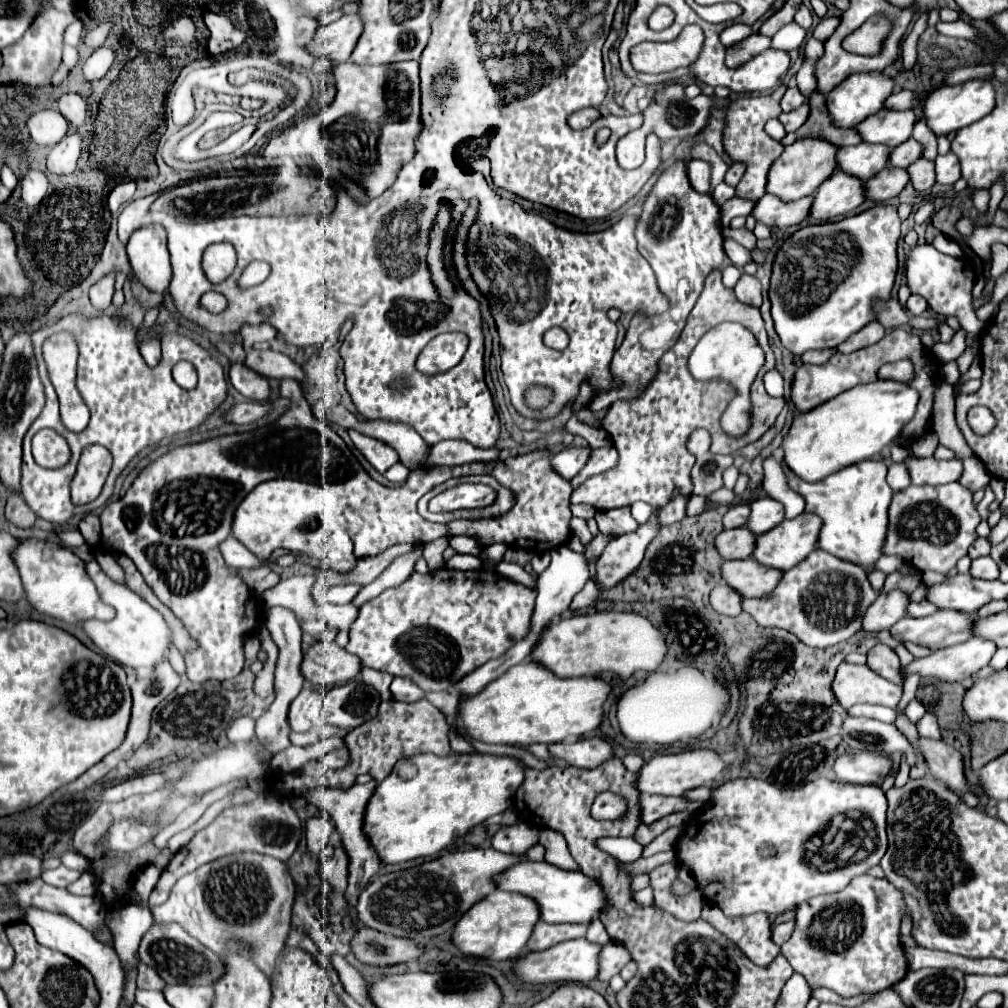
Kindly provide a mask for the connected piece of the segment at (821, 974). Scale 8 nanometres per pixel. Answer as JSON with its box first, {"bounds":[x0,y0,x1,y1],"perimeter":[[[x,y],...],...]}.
{"bounds":[782,874,908,996],"perimeter":[[[870,874],[856,876],[854,882],[850,882],[850,884],[846,886],[846,890],[836,892],[836,894],[814,896],[812,900],[806,900],[804,904],[798,906],[794,932],[792,932],[790,940],[788,940],[786,944],[782,944],[782,954],[784,954],[784,956],[788,958],[788,962],[792,964],[794,972],[802,974],[802,976],[808,980],[808,984],[812,984],[812,988],[830,988],[830,990],[838,992],[840,996],[856,996],[856,994],[864,994],[864,992],[872,992],[872,994],[876,994],[876,992],[880,992],[880,990],[884,990],[884,988],[890,988],[890,986],[896,984],[898,980],[902,980],[902,978],[906,976],[906,972],[908,972],[908,970],[906,970],[906,968],[908,968],[908,964],[906,964],[906,956],[904,956],[902,944],[900,944],[900,940],[898,940],[898,934],[900,934],[900,918],[902,918],[904,912],[908,914],[908,908],[906,908],[904,900],[902,900],[902,892],[896,890],[886,878],[874,878],[874,876],[870,876]]]}

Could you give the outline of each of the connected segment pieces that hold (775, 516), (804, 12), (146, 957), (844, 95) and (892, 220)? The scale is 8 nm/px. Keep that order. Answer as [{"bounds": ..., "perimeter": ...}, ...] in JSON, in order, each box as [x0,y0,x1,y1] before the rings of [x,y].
[{"bounds":[744,498,784,534],"perimeter":[[[772,498],[758,500],[750,508],[752,508],[752,512],[744,526],[754,534],[768,532],[768,528],[774,528],[776,524],[780,524],[784,520],[784,506]]]},{"bounds":[794,4,813,30],"perimeter":[[[801,4],[794,17],[794,21],[808,30],[813,24],[811,11],[805,5]]]},{"bounds":[140,922,226,986],"perimeter":[[[154,922],[152,928],[144,934],[140,942],[140,962],[156,968],[156,972],[162,976],[166,984],[188,984],[188,986],[198,986],[206,984],[212,986],[216,980],[220,980],[226,972],[226,966],[218,954],[202,946],[194,936],[190,936],[180,924],[168,922],[160,924]]]},{"bounds":[826,72,894,128],"perimeter":[[[882,72],[852,74],[848,80],[826,94],[826,110],[836,128],[854,128],[860,120],[884,108],[884,100],[892,94],[894,82]]]},{"bounds":[770,204,902,356],"perimeter":[[[876,204],[870,210],[864,210],[856,216],[826,222],[818,226],[806,226],[794,232],[778,250],[772,282],[770,282],[770,302],[772,302],[772,318],[774,328],[782,340],[782,346],[792,354],[800,356],[808,350],[824,350],[834,348],[848,340],[854,332],[864,328],[874,318],[872,300],[882,298],[888,300],[894,278],[896,278],[896,246],[900,238],[902,220],[896,214],[894,204]]]}]

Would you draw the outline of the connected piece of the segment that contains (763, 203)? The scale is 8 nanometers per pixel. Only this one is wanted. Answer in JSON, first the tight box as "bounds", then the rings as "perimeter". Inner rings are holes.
{"bounds":[752,194,812,228],"perimeter":[[[766,194],[756,200],[752,216],[756,222],[762,222],[770,228],[788,228],[808,218],[808,204],[812,204],[810,196],[794,202],[782,202],[776,200],[776,196]]]}

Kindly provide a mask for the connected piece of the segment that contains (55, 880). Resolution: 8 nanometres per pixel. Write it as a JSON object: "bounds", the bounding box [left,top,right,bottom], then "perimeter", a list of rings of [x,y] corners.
{"bounds":[42,866,80,888],"perimeter":[[[58,866],[58,868],[48,870],[48,872],[42,874],[42,880],[44,880],[46,884],[56,886],[56,888],[66,888],[66,886],[68,886],[70,882],[74,882],[76,878],[80,878],[80,872],[68,870],[68,868],[64,868],[64,866]]]}

